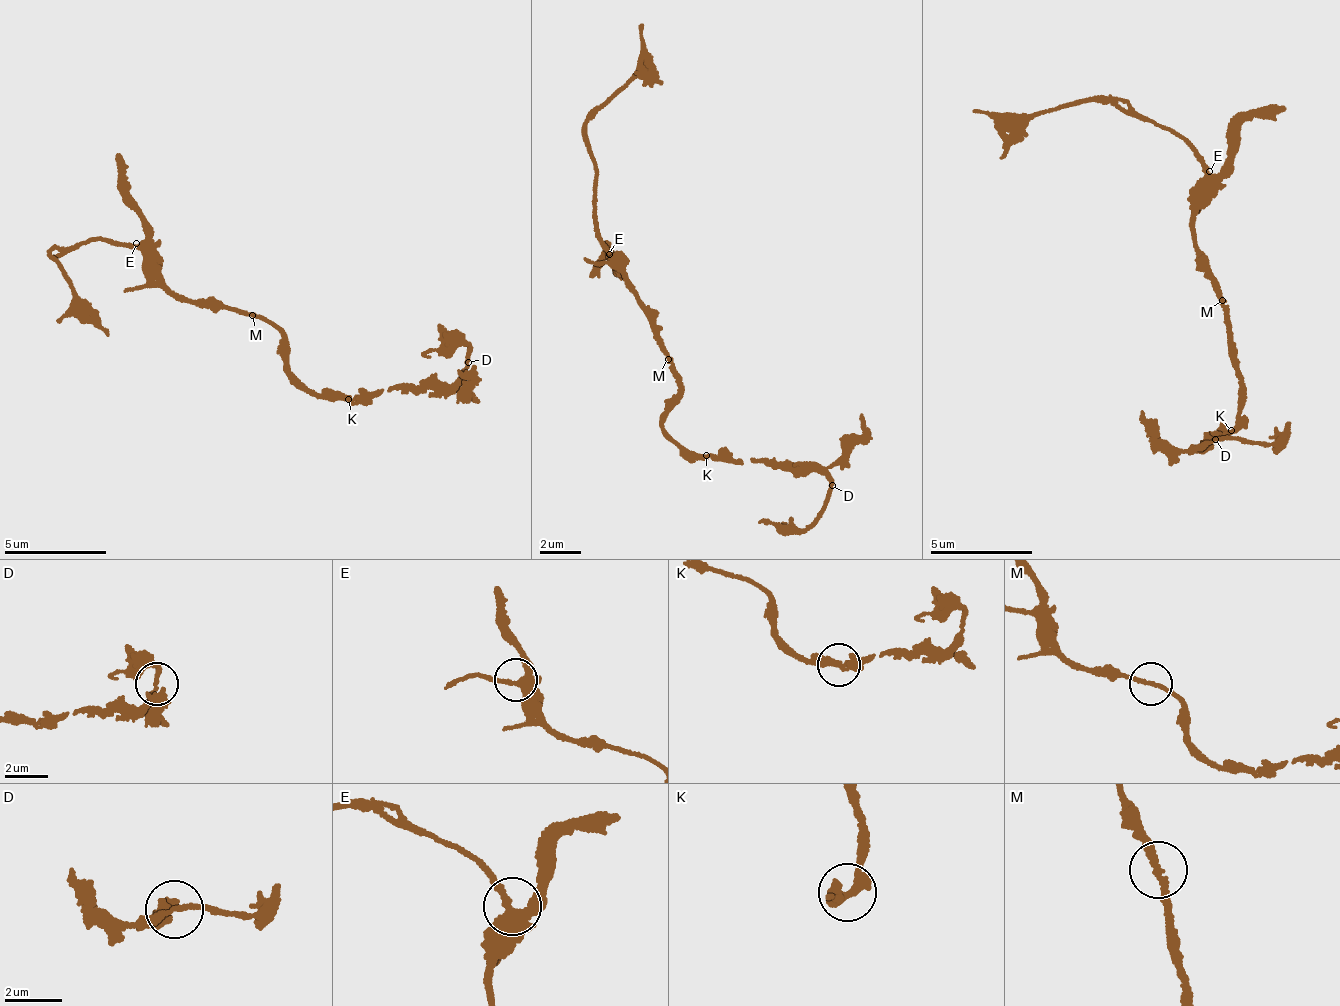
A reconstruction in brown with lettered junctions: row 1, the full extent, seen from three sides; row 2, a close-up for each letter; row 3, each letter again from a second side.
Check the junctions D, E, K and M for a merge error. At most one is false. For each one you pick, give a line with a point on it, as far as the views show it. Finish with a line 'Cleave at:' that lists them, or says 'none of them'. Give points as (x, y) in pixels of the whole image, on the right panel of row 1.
Cleave at: none of them

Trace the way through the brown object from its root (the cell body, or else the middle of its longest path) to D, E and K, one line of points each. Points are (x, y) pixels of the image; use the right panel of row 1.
D: (1220, 292), (1236, 356), (1240, 420), (1222, 439), (1214, 434), (1196, 448), (1216, 439)
E: (1220, 292), (1193, 230), (1209, 171)
K: (1220, 292), (1218, 294), (1231, 332), (1231, 350), (1236, 356), (1238, 382), (1236, 393), (1240, 420), (1230, 431)

